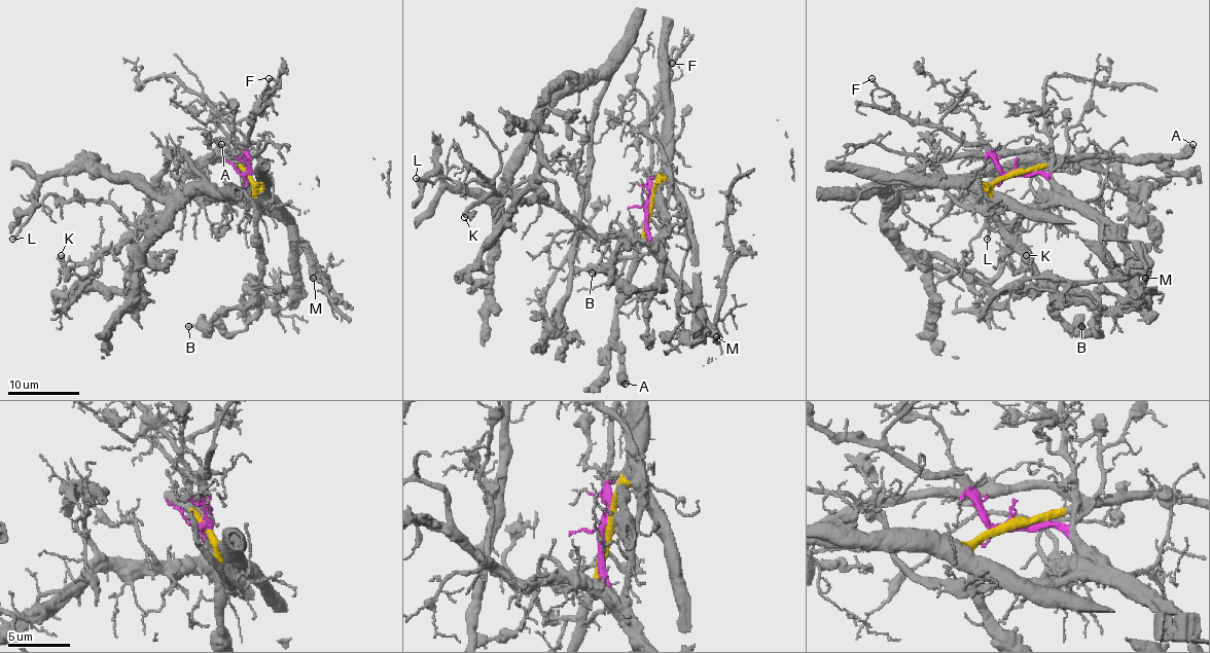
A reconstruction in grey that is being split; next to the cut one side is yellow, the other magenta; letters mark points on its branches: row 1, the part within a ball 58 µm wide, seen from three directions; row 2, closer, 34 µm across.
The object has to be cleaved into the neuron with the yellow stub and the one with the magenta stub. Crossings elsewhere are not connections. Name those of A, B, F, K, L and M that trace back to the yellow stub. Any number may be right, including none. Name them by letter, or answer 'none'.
A, B

